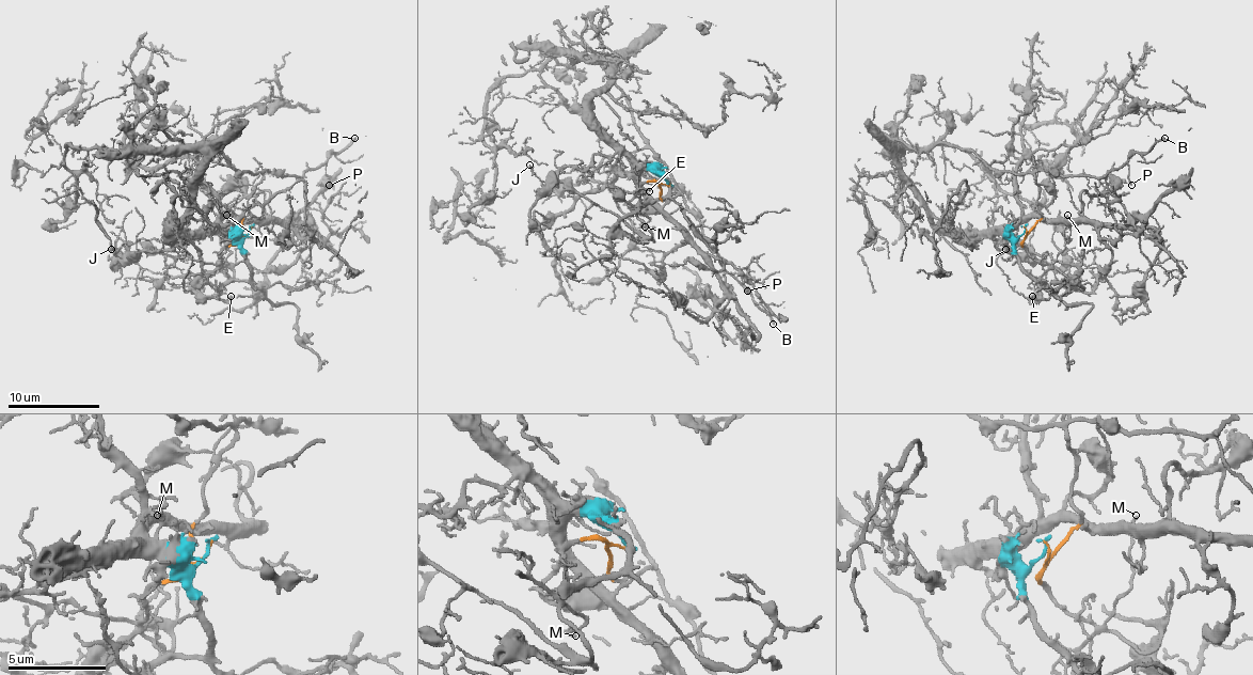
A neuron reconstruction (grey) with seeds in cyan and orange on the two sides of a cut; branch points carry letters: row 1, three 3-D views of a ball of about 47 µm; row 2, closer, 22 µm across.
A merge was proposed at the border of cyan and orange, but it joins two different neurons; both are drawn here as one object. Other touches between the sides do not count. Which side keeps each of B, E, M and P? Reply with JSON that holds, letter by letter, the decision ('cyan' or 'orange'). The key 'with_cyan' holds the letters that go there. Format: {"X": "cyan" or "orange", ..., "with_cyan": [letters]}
{"B": "orange", "E": "orange", "M": "orange", "P": "orange", "with_cyan": []}

